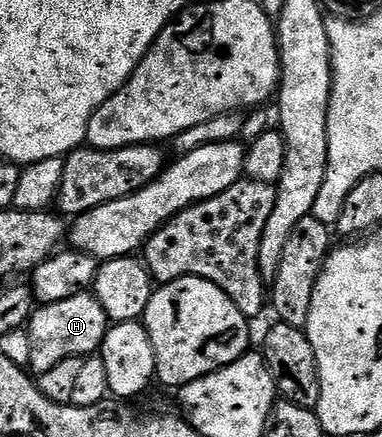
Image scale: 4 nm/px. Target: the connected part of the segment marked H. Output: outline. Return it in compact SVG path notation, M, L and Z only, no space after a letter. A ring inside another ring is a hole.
M92 292L71 295L71 299L63 299L59 303L38 304L27 326L31 339L28 372L40 375L43 371L51 371L51 367L56 367L58 363L63 363L63 359L94 356L100 350L110 324L109 316L105 314L103 307L99 307Z

